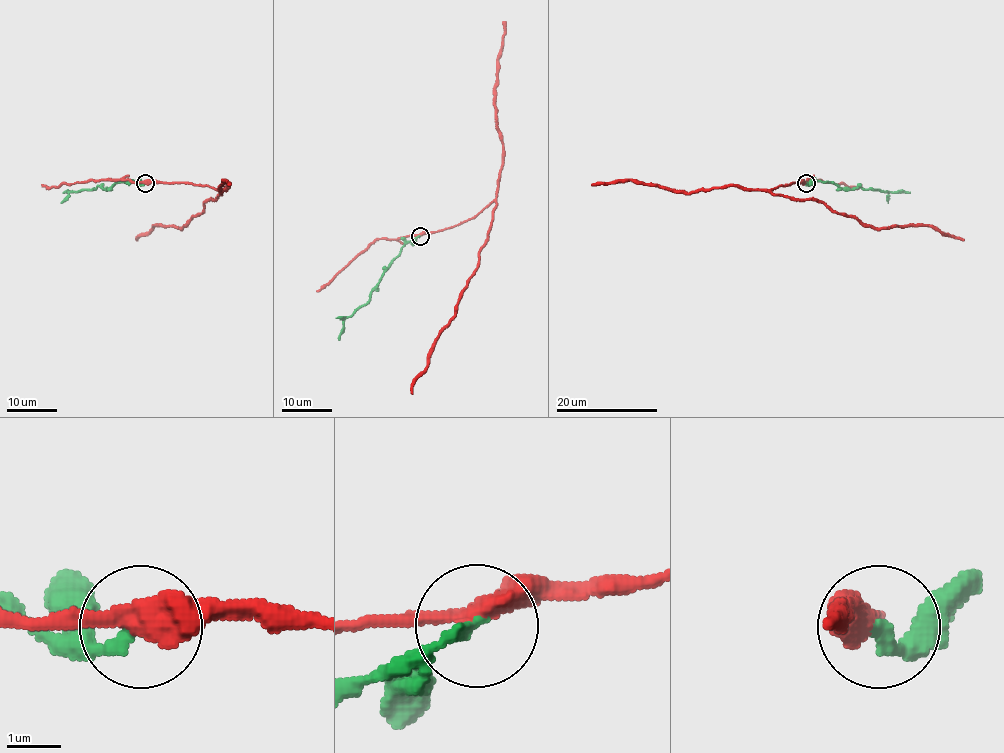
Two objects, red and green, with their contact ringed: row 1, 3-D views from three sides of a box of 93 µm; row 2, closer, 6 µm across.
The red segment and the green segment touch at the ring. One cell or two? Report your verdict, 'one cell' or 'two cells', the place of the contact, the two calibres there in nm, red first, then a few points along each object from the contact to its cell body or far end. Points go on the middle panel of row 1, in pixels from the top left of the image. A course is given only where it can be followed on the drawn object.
two cells; place (420, 236); calibres 420 and 220 nm; course red (420, 235), (475, 218), (495, 202), (486, 243), (461, 295), (456, 315), (436, 340), (428, 363), (411, 393); course green (420, 235), (403, 245), (383, 273), (370, 298), (344, 320), (339, 340)

